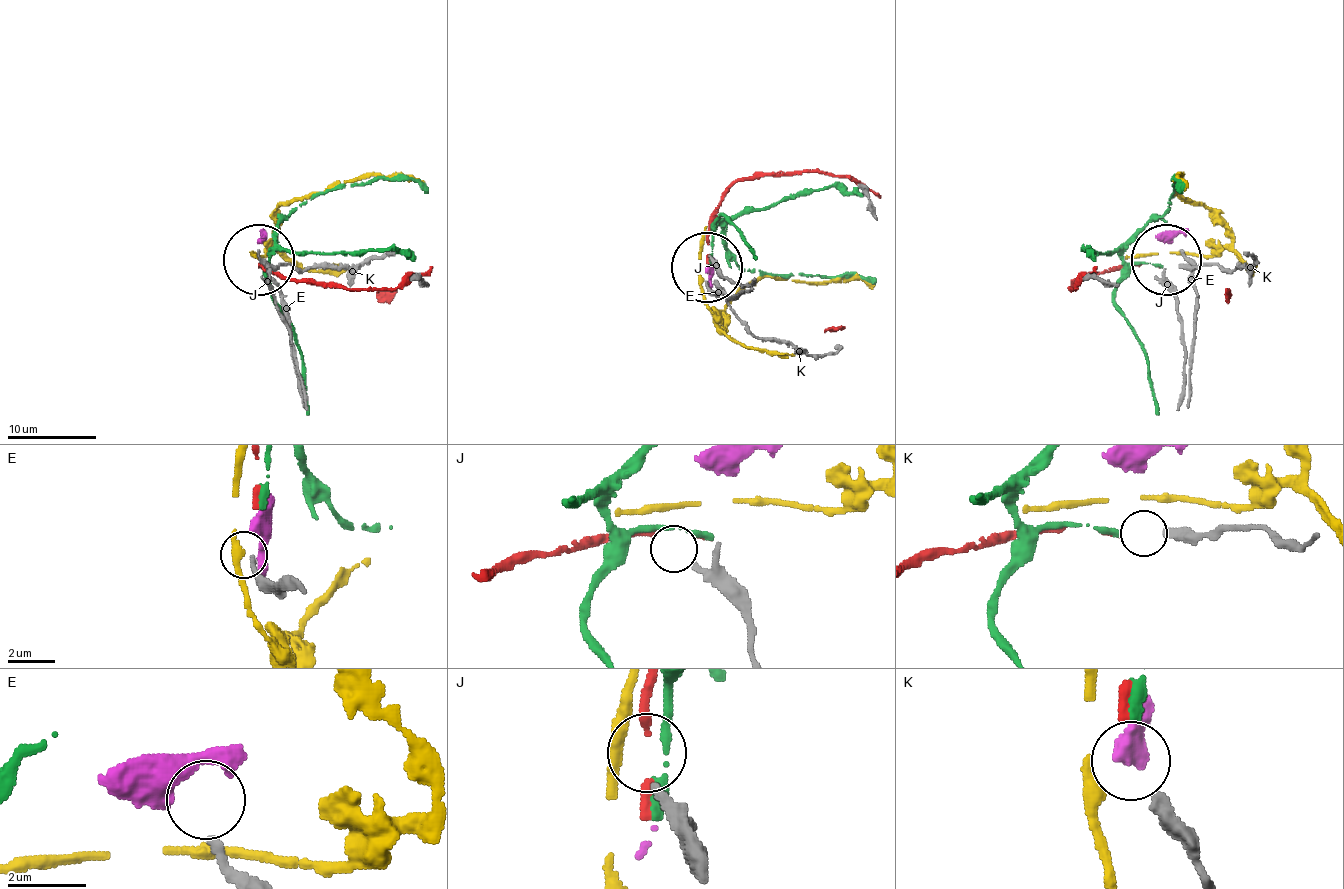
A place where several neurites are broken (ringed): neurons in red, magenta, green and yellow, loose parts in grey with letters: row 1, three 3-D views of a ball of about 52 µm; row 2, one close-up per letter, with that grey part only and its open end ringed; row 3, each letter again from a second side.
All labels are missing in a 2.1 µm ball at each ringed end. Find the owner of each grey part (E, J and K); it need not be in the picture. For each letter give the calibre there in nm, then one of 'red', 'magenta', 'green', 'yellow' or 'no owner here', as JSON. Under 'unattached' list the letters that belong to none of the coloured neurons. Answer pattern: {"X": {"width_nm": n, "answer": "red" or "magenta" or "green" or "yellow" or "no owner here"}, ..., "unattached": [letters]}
{"E": {"width_nm": 200, "answer": "magenta"}, "J": {"width_nm": 240, "answer": "no owner here"}, "K": {"width_nm": 400, "answer": "green"}, "unattached": ["J"]}

